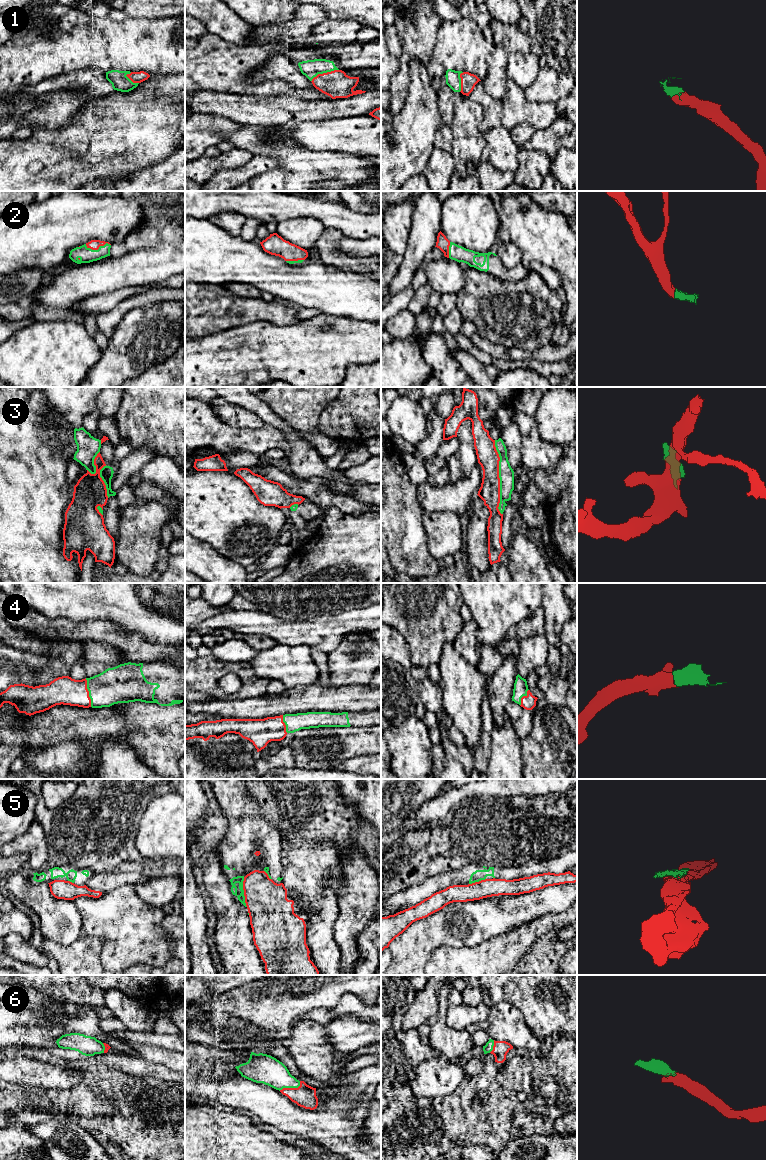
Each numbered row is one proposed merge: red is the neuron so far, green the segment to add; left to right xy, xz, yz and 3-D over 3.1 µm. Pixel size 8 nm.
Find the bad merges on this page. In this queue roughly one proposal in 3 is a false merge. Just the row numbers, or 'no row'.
3, 5

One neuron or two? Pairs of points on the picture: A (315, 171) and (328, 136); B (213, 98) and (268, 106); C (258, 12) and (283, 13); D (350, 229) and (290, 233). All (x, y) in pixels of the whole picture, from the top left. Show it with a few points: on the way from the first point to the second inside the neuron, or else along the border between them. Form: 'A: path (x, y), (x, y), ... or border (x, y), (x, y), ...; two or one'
A: border (300, 144), (310, 149), (325, 149), (346, 153); two
B: path (227, 105), (254, 106); one
C: path (264, 12), (277, 12); one
D: border (303, 216), (316, 218), (325, 227); two

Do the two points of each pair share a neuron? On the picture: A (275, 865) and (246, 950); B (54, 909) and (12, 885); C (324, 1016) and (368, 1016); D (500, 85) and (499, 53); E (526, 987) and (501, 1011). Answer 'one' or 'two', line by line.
A: two
B: one
C: one
D: one
E: two

